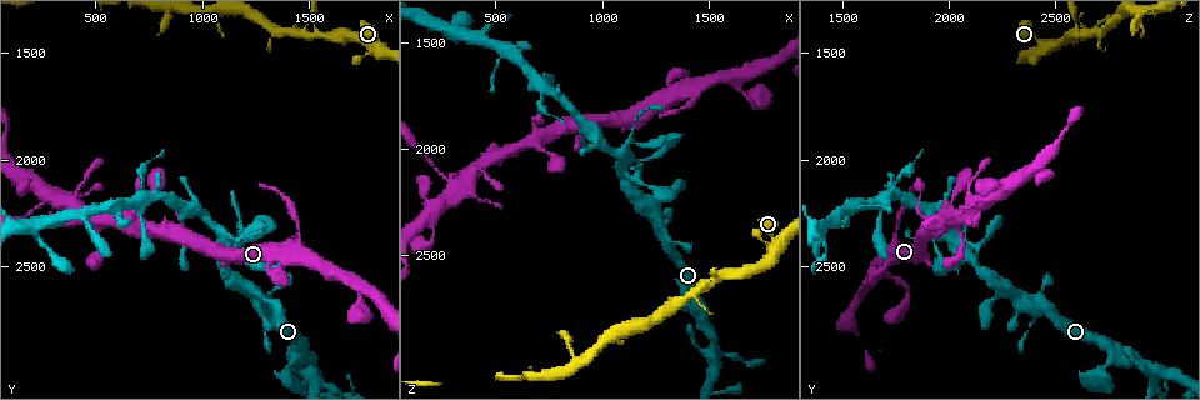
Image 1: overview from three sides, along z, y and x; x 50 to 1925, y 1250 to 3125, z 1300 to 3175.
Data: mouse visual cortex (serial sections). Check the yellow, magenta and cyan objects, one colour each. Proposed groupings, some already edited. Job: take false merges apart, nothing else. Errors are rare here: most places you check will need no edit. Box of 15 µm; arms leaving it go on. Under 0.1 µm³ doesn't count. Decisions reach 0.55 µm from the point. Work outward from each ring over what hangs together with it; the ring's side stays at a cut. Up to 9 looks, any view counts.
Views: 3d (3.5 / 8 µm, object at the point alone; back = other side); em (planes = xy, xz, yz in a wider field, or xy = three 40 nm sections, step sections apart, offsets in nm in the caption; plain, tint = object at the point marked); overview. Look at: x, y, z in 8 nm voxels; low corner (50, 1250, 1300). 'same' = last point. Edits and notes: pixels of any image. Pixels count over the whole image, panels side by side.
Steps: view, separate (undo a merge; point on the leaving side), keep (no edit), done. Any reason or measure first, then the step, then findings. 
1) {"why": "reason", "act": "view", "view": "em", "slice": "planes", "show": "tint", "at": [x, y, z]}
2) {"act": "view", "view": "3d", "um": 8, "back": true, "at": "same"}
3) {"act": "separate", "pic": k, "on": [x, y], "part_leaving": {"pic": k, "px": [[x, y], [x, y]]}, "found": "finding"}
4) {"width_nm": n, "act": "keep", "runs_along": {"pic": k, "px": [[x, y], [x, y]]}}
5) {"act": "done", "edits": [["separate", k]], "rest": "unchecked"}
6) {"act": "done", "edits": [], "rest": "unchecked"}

{"why": "sharp bend", "act": "view", "view": "3d", "um": 3.5, "at": [1400, 3020, 2710]}

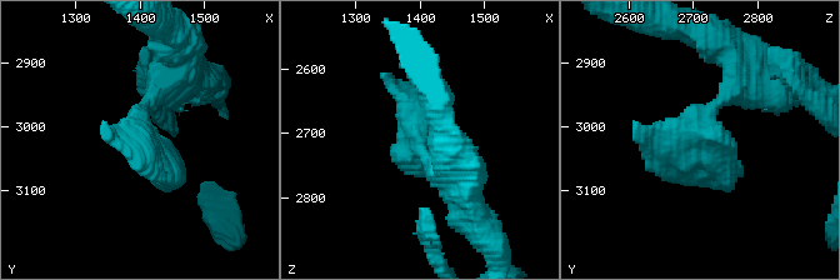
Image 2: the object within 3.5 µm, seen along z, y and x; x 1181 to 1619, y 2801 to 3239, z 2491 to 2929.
{"act": "view", "view": "em", "slice": "xy", "step": 2, "show": "tint", "at": [1395, 3015, 2710]}

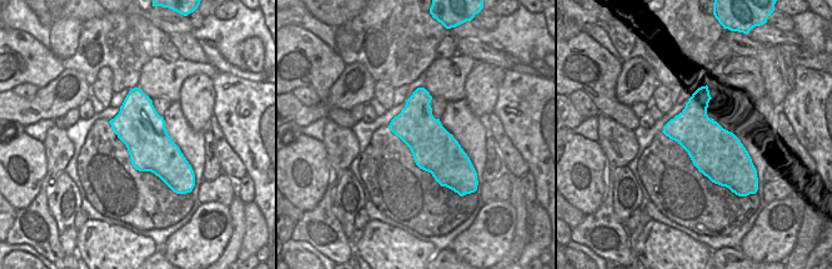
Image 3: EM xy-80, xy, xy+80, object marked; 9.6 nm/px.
{"act": "view", "view": "em", "slice": "xy", "step": 3, "show": "tint", "at": "same"}

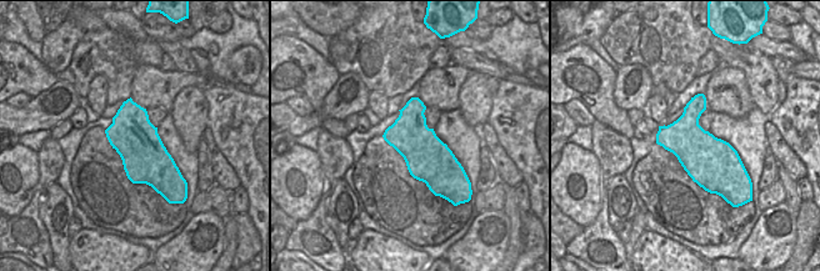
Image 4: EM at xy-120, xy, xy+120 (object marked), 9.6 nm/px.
{"act": "keep", "found": "continuous, no second cell"}

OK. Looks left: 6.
{"why": "sudden change in width", "act": "view", "view": "3d", "um": 3.5, "at": [1730, 2670, 1810]}

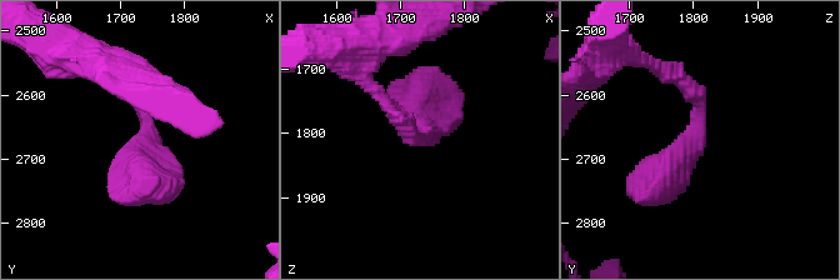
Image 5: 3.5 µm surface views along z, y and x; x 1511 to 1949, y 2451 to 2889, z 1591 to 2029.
{"arm_widths_nm": [200, 500], "why": "now the EM", "act": "view", "view": "em", "slice": "xy", "step": 2, "show": "tint", "at": [1740, 2685, 1795]}

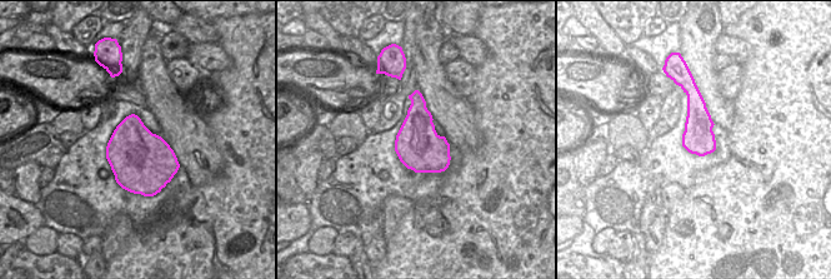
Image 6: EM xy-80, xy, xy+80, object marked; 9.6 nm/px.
{"act": "keep", "runs_along": {"pic": 5, "px": [[123, 78], [145, 116], [141, 178], [156, 174]]}, "found": "one cell here"}

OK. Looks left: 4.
{"why": "sudden change in width", "act": "view", "view": "3d", "um": 3.5, "at": [1320, 2500, 1700]}

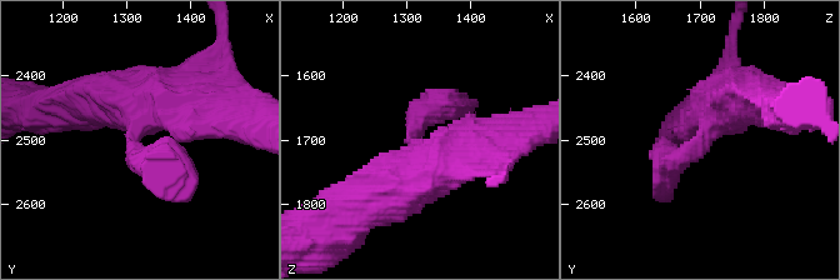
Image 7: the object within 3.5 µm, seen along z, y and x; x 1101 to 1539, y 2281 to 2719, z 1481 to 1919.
{"why": "now the EM", "act": "view", "view": "em", "slice": "xy", "step": 1, "show": "tint", "at": [1310, 2515, 1705]}

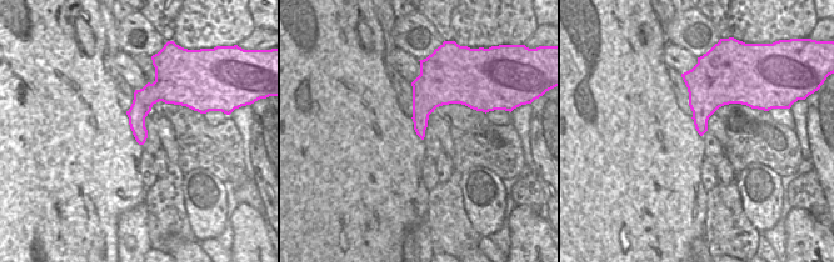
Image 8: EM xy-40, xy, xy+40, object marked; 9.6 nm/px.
{"act": "keep", "runs_along": {"pic": 8, "px": [[159, 82], [139, 109], [140, 140]]}, "found": "one cell here"}

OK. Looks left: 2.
{"why": "side arm on a straight run", "act": "view", "view": "3d", "um": 3.5, "at": [1810, 1470, 2480]}

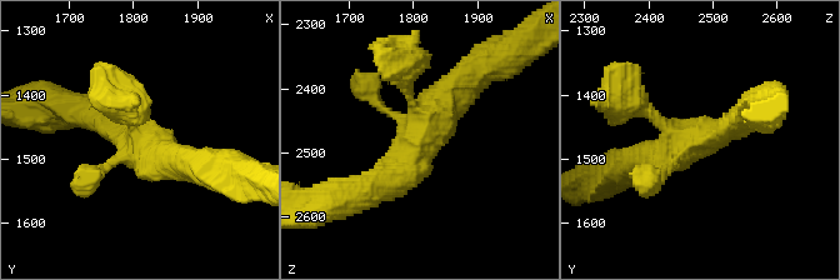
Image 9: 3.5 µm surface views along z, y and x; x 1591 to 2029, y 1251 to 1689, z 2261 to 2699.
{"act": "view", "view": "em", "slice": "xy", "step": 2, "show": "tint", "at": [1815, 1470, 2475]}

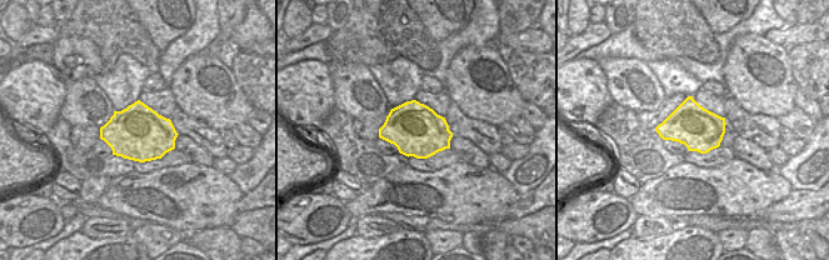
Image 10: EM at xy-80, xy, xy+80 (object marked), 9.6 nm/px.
{"act": "keep", "runs_along": {"pic": 9, "px": [[409, 70], [424, 138], [370, 186]]}, "found": "all the same cell"}

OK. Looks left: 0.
{"act": "done", "edits": [], "rest": "unchecked"}

